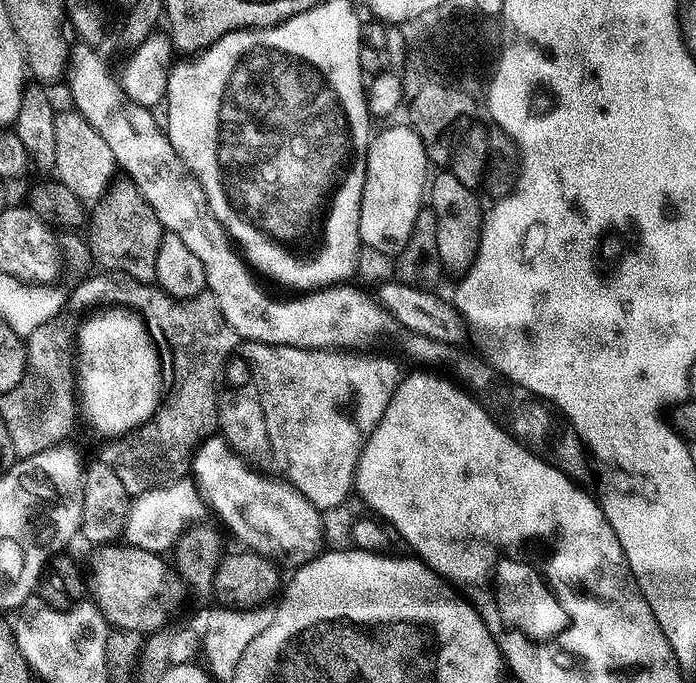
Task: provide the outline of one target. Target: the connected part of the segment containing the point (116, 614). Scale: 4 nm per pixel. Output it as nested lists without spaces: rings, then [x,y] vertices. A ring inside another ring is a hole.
[[[102,546],[95,551],[97,554],[92,560],[92,572],[90,568],[91,599],[113,629],[125,628],[145,634],[161,631],[166,625],[164,623],[179,610],[180,603],[184,600],[184,592],[186,593],[184,579],[163,555],[129,546],[114,547],[116,546]]]

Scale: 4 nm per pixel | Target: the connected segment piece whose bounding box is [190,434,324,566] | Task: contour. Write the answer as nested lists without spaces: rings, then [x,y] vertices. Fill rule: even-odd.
[[[220,434],[209,435],[197,443],[192,453],[190,476],[203,503],[208,503],[220,515],[219,523],[229,533],[232,531],[249,552],[281,561],[293,560],[296,566],[316,557],[324,540],[321,509],[313,506],[287,480],[272,474],[263,476],[248,468],[247,462],[223,439],[227,440]]]

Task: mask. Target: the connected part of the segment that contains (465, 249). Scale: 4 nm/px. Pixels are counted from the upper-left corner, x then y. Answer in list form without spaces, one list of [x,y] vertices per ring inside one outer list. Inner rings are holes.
[[[440,170],[436,177],[430,180],[430,207],[434,210],[438,222],[438,258],[441,269],[445,273],[463,274],[477,259],[480,235],[486,219],[485,209],[480,209],[477,193],[471,188],[462,186],[458,178],[450,170]]]

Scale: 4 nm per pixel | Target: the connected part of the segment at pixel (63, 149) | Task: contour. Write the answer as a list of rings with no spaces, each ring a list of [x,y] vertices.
[[[75,110],[61,111],[56,117],[54,126],[54,150],[56,151],[55,175],[60,183],[70,186],[74,194],[85,202],[104,199],[118,172],[114,154],[110,154],[110,146],[102,139],[102,134],[86,122],[86,118]]]

